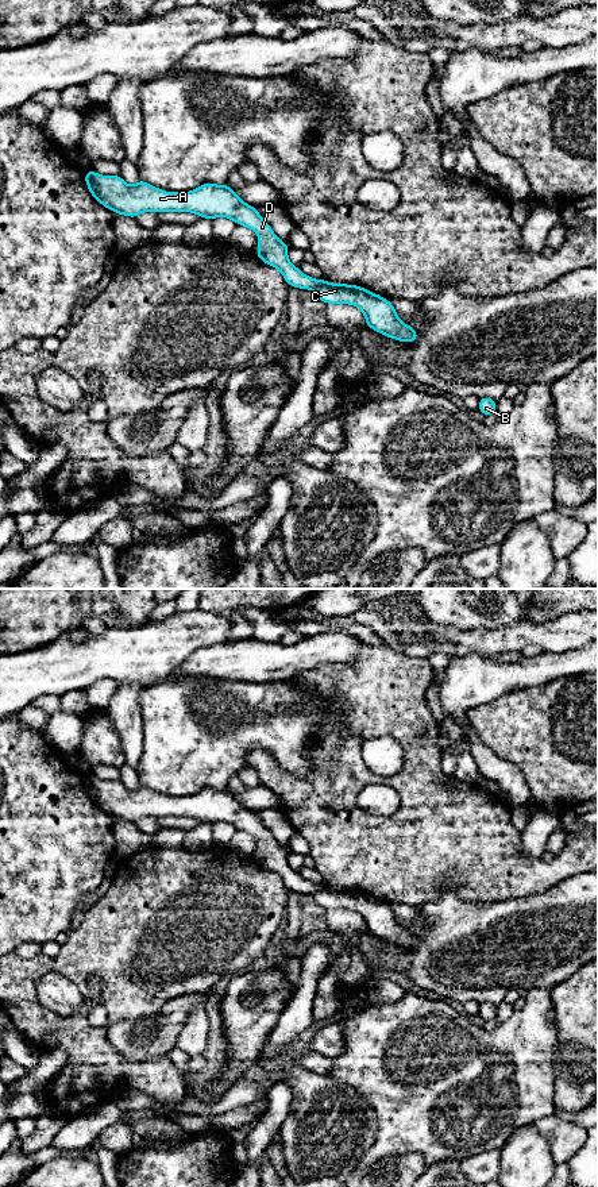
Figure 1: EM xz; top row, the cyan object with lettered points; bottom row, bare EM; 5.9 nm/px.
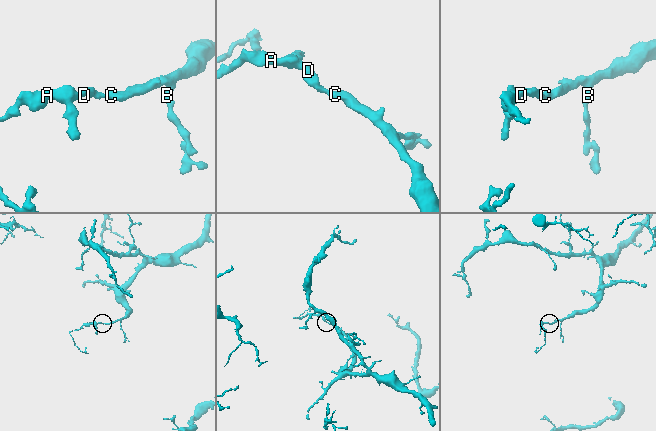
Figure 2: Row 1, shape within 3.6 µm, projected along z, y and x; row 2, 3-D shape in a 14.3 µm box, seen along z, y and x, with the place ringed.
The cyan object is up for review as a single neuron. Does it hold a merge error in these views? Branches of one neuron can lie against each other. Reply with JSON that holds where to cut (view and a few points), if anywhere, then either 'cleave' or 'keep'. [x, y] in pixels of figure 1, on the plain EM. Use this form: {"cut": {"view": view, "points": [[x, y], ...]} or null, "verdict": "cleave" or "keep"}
{"cut": null, "verdict": "keep"}

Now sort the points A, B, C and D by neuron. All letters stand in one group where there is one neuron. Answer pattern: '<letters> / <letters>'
A B C D

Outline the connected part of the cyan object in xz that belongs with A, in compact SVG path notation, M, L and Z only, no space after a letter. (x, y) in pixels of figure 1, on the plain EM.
M85 778L90 799L107 814L117 820L136 822L143 817L192 817L205 824L228 822L258 839L258 863L278 874L286 889L298 894L312 894L325 909L348 909L359 913L371 934L400 947L418 944L413 932L402 928L393 909L358 890L332 889L305 880L288 863L289 849L279 845L255 812L246 809L227 789L207 787L190 797L165 797L142 785L128 790L120 781Z

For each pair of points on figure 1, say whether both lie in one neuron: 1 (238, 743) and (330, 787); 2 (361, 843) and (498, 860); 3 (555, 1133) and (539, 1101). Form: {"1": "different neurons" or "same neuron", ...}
{"1": "different neurons", "2": "same neuron", "3": "different neurons"}

